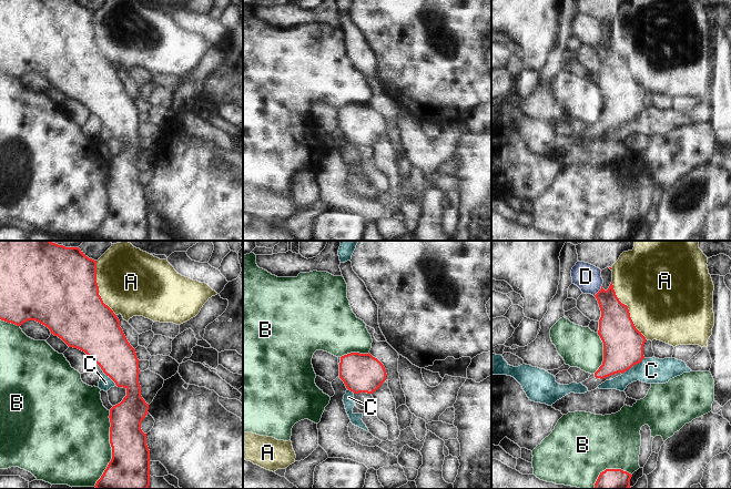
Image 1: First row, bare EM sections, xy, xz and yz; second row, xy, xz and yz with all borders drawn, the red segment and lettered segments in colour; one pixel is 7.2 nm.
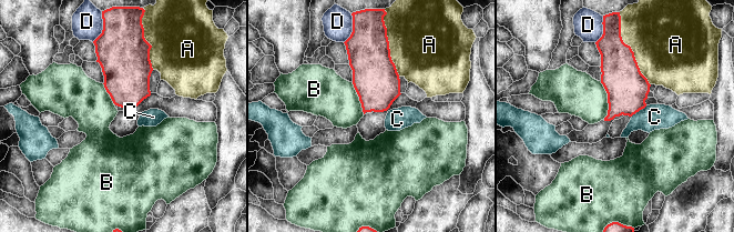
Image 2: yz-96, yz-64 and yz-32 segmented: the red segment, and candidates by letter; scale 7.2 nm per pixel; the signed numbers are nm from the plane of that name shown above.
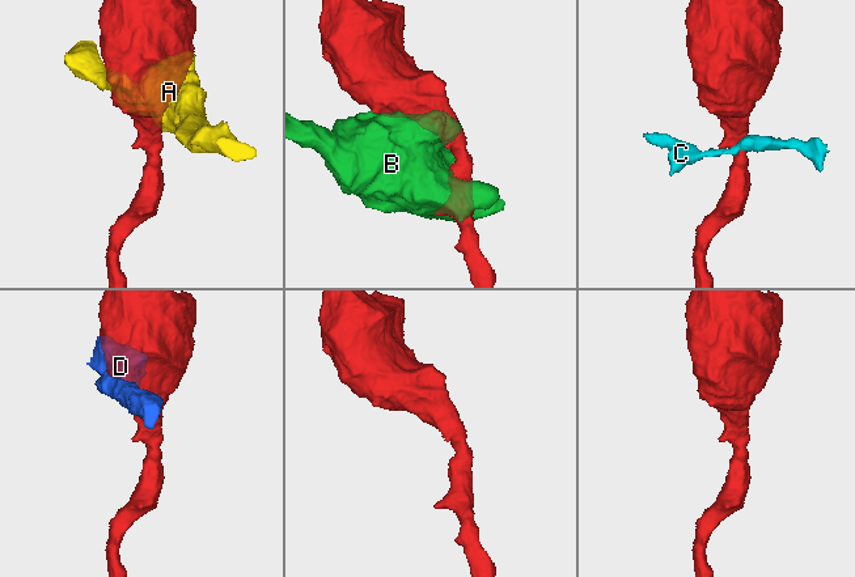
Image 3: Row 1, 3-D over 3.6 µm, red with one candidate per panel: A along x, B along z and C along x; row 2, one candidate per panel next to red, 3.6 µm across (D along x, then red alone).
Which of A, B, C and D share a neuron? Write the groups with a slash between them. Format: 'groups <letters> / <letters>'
groups A / B / C / D

